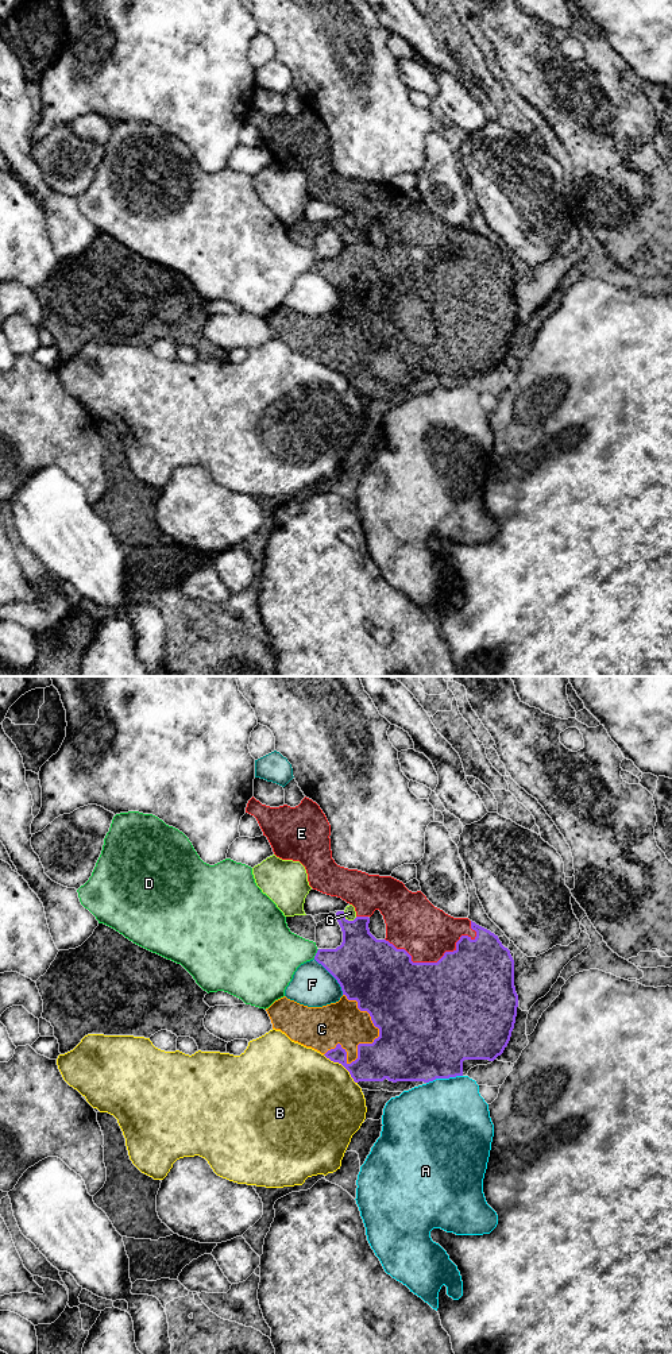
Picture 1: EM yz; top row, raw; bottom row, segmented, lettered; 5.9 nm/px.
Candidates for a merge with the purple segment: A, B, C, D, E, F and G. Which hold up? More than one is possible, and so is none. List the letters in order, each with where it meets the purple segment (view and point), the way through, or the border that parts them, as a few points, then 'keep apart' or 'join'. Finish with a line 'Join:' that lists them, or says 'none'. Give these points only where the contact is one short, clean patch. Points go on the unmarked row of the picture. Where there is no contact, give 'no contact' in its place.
A: contact yz (444, 386); keep apart
B: contact yz (342, 373); keep apart
C: contact yz (379, 339); join
D: contact yz (316, 262); border yz (319, 258), (313, 266); keep apart
E: contact yz (433, 272); join
F: contact yz (332, 284); border yz (313, 267), (336, 289), (343, 303); keep apart
G: contact yz (347, 228); border yz (343, 220), (348, 228), (356, 226); keep apart
Join: C, E

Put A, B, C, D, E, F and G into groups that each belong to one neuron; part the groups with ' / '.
A / B / C E / D / F / G

